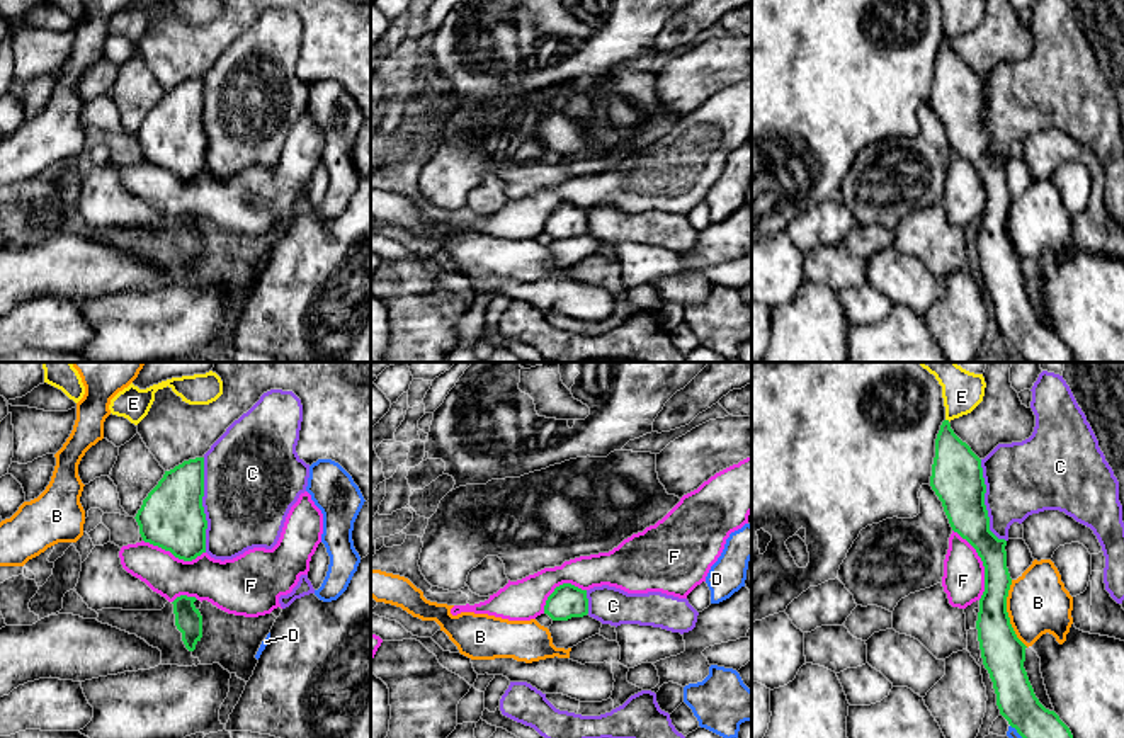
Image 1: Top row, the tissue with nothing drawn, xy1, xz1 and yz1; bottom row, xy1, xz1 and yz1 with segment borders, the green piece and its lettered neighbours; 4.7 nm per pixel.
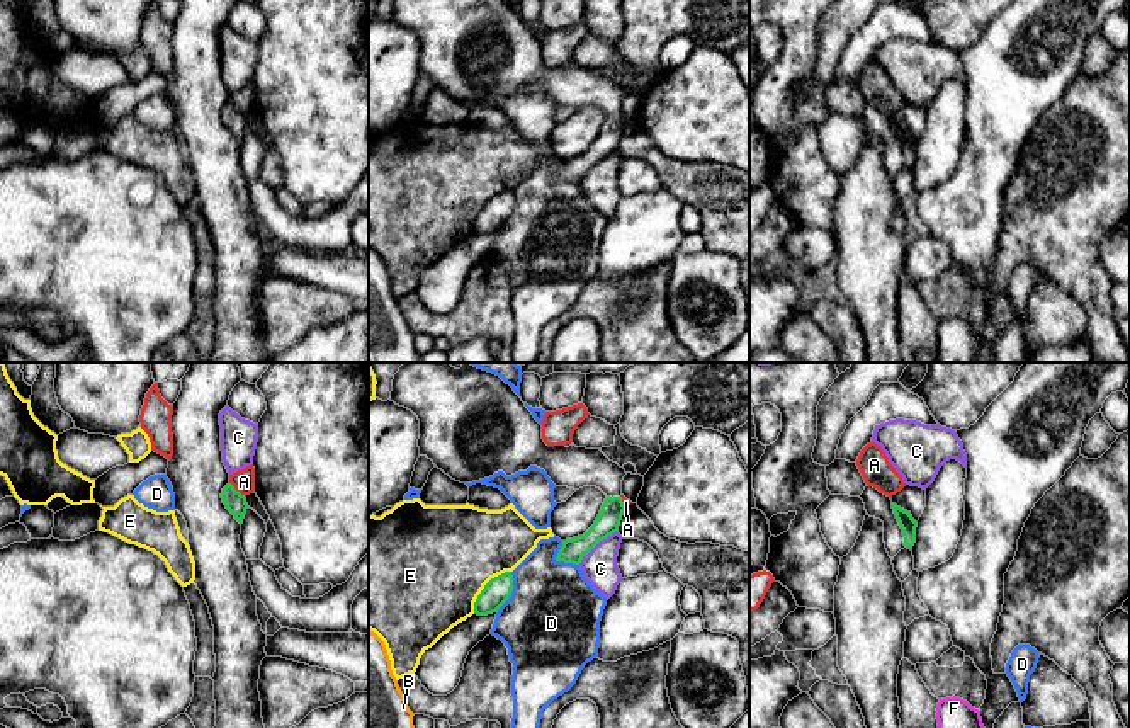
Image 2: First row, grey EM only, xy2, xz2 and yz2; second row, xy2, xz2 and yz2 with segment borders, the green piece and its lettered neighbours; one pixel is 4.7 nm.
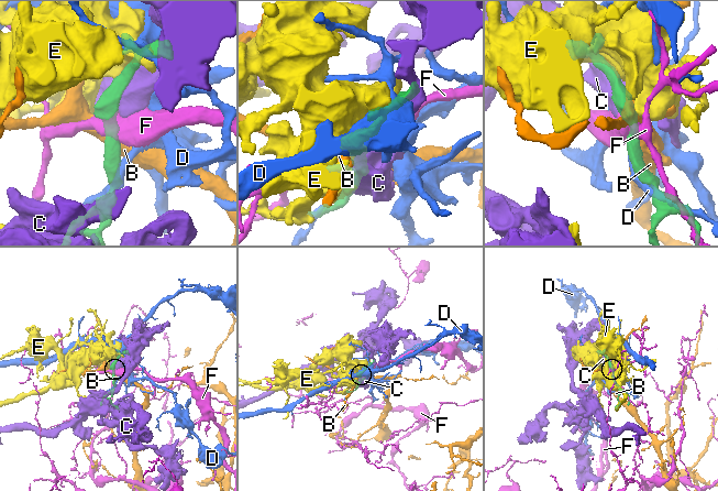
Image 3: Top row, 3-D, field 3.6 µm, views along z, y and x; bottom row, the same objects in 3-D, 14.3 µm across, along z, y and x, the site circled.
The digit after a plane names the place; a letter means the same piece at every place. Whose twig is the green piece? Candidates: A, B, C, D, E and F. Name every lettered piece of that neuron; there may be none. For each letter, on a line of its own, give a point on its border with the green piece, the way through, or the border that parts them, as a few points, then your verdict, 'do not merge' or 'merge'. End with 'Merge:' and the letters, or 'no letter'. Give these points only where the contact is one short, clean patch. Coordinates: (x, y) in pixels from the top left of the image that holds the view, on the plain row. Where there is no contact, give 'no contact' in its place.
A: meets green in xy2 at (235, 109); border along xy2 (230, 101), (245, 116); do not merge
B: meets green in yz1 at (1007, 233); border along yz1 (1010, 199), (1007, 213), (1009, 242), (1027, 266); do not merge
C: meets green in xy1 at (201, 124); do not merge
D: meets green in xz2 at (559, 179); do not merge
E: meets green in xz2 at (485, 206); do not merge
F: meets green in yz1 at (983, 182); border along yz1 (953, 148), (975, 169), (982, 181), (983, 213), (980, 218); do not merge
Merge: no letter

